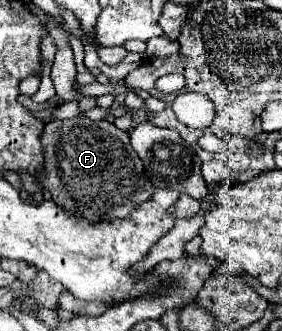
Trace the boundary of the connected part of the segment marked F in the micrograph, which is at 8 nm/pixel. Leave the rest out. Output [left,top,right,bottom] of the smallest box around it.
[38,116,154,222]

